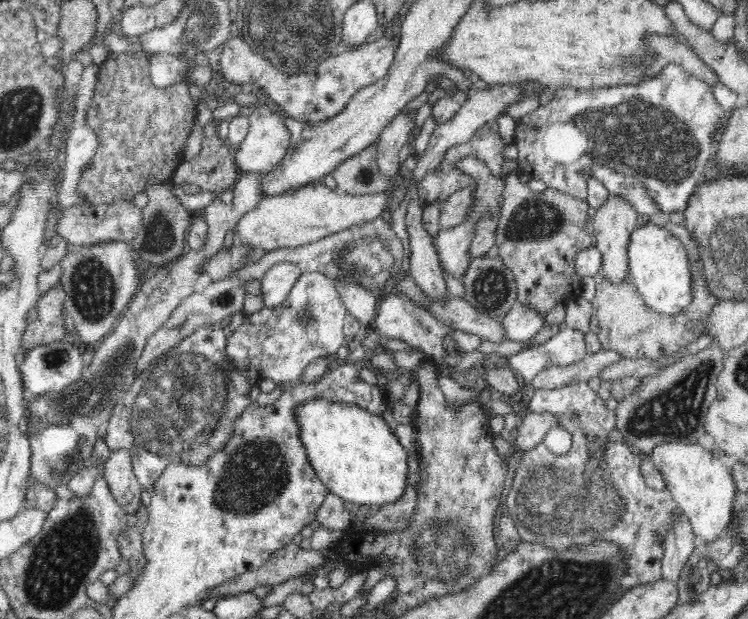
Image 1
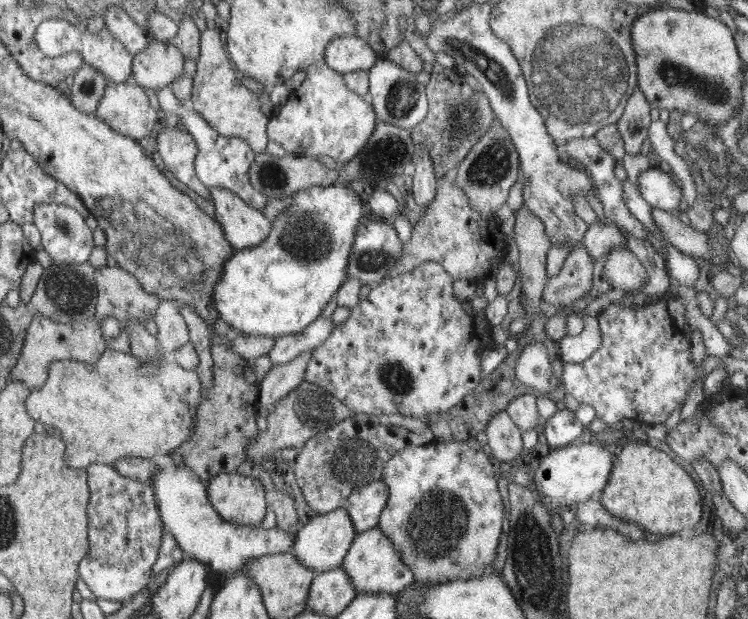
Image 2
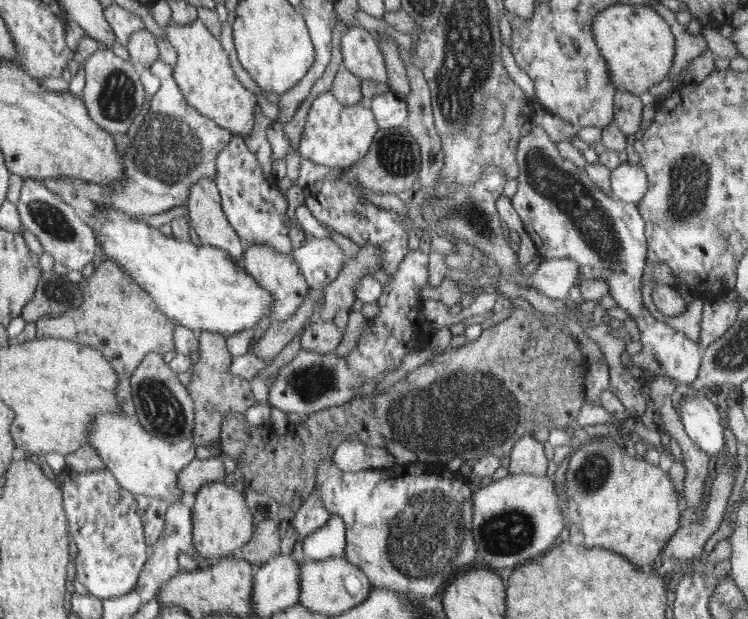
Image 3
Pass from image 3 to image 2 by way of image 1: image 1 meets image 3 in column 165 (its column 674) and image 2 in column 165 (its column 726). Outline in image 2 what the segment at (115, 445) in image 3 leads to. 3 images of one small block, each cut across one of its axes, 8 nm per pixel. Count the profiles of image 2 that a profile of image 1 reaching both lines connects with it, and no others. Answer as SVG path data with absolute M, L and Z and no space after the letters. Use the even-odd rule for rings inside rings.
M185 465L174 469L159 467L153 472L150 483L155 490L161 520L184 555L206 563L211 572L232 574L242 571L242 567L254 558L286 553L293 549L295 534L288 534L280 528L264 530L260 525L242 526L225 522L217 514L213 503L208 502L206 486L198 477L196 471Z

